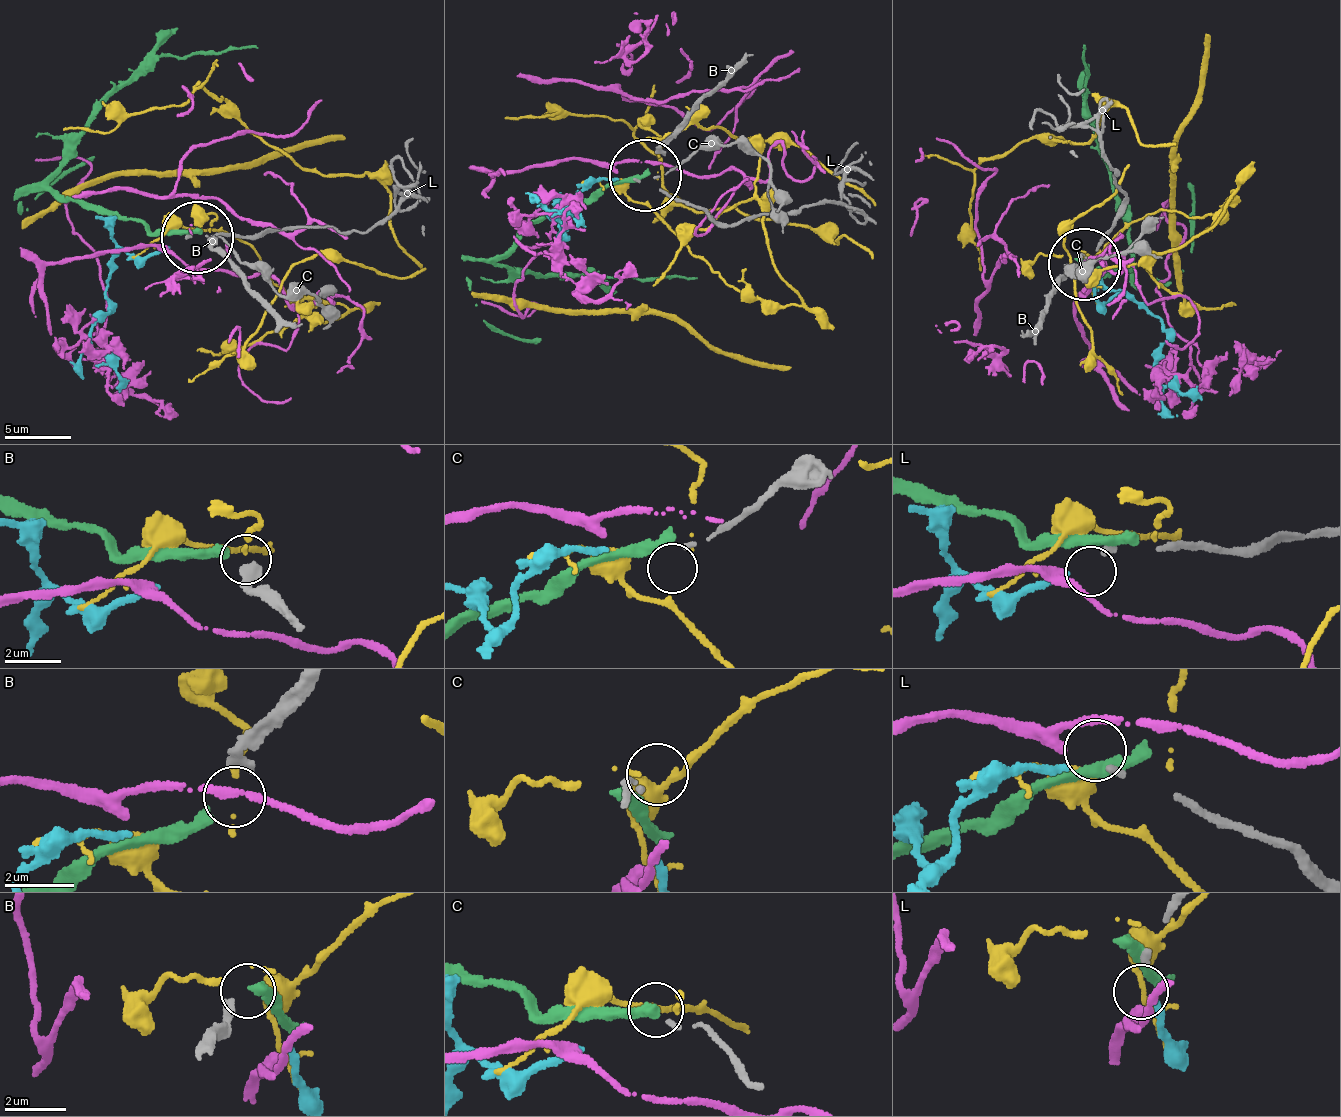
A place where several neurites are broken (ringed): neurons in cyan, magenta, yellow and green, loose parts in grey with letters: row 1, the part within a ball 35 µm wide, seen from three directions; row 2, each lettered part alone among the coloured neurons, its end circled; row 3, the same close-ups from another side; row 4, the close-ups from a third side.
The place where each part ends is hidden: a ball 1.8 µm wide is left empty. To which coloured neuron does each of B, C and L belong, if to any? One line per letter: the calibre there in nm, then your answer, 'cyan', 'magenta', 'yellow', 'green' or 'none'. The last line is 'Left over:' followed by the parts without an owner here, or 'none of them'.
B: 300 nm thick; green
C: 120 nm thick; none
L: 160 nm thick; magenta
Left over: C

